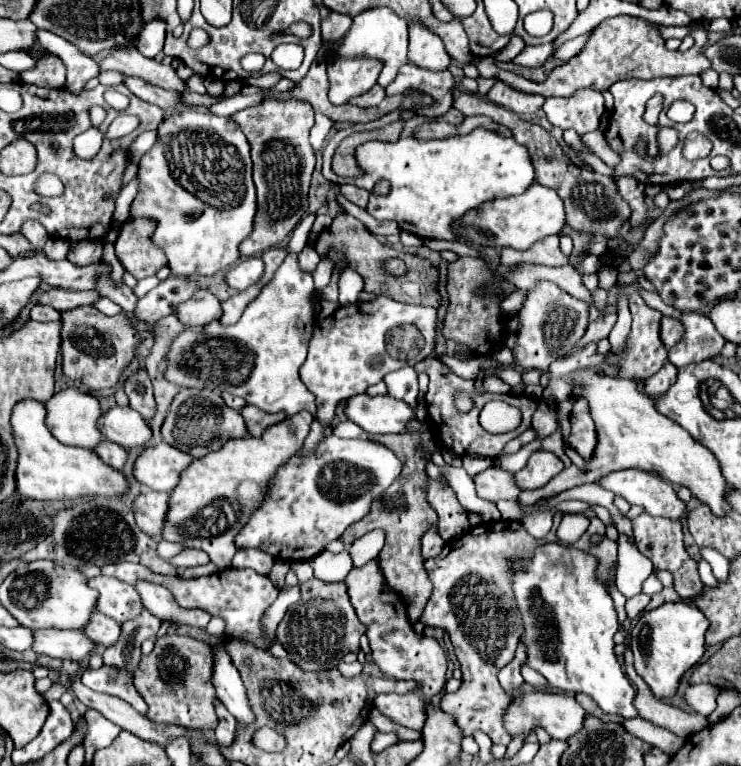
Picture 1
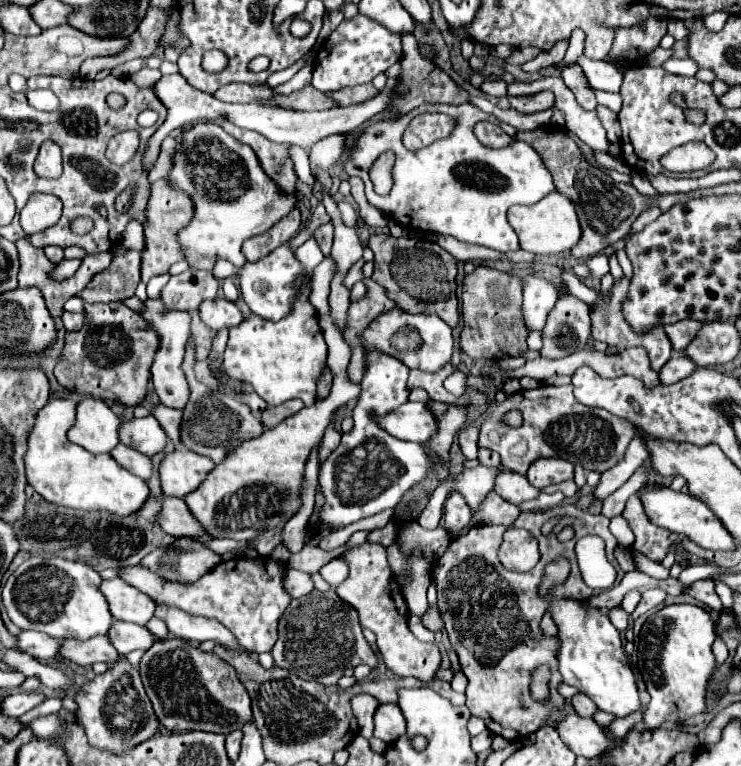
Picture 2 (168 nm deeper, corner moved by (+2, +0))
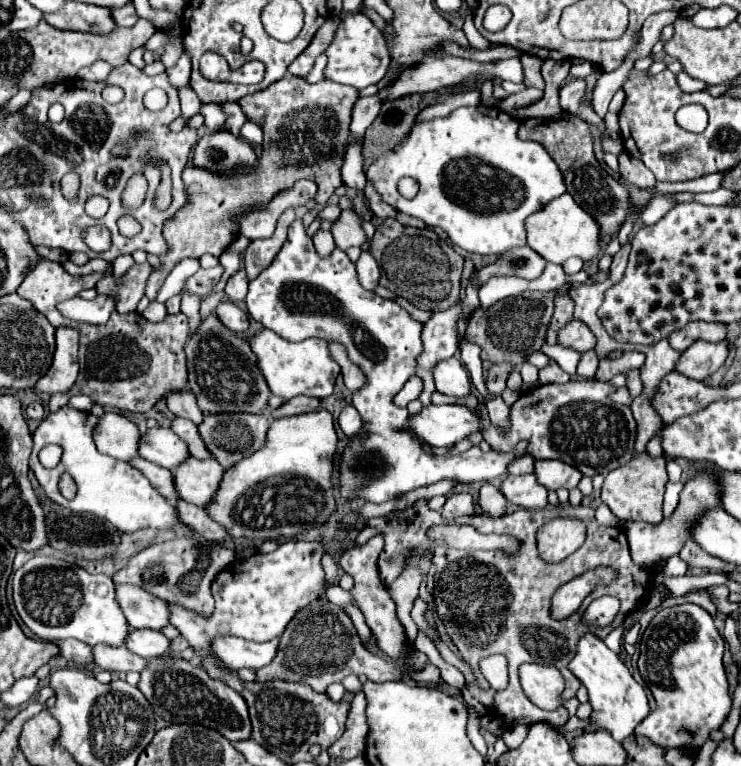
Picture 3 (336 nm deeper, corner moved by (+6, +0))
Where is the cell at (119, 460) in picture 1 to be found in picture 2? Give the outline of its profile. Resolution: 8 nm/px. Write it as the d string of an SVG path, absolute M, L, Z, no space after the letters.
M119 443L119 445L111 451L111 455L115 457L115 461L117 461L121 467L125 467L127 471L131 471L133 475L143 477L145 481L151 479L151 475L153 475L153 463L151 463L151 459L145 457L143 453L135 451L135 449L131 449L131 447L123 445L123 443Z

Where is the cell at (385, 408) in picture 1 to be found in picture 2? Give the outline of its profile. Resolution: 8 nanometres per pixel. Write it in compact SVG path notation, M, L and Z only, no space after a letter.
M407 401L393 413L379 417L379 425L389 431L393 437L403 441L427 443L437 431L437 419L425 403Z

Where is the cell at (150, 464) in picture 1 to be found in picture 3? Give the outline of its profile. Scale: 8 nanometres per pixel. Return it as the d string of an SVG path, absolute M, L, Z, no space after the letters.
M185 459L175 469L175 489L179 499L195 503L199 507L207 505L211 501L211 495L215 493L215 487L219 487L219 479L223 475L223 467L217 459Z

